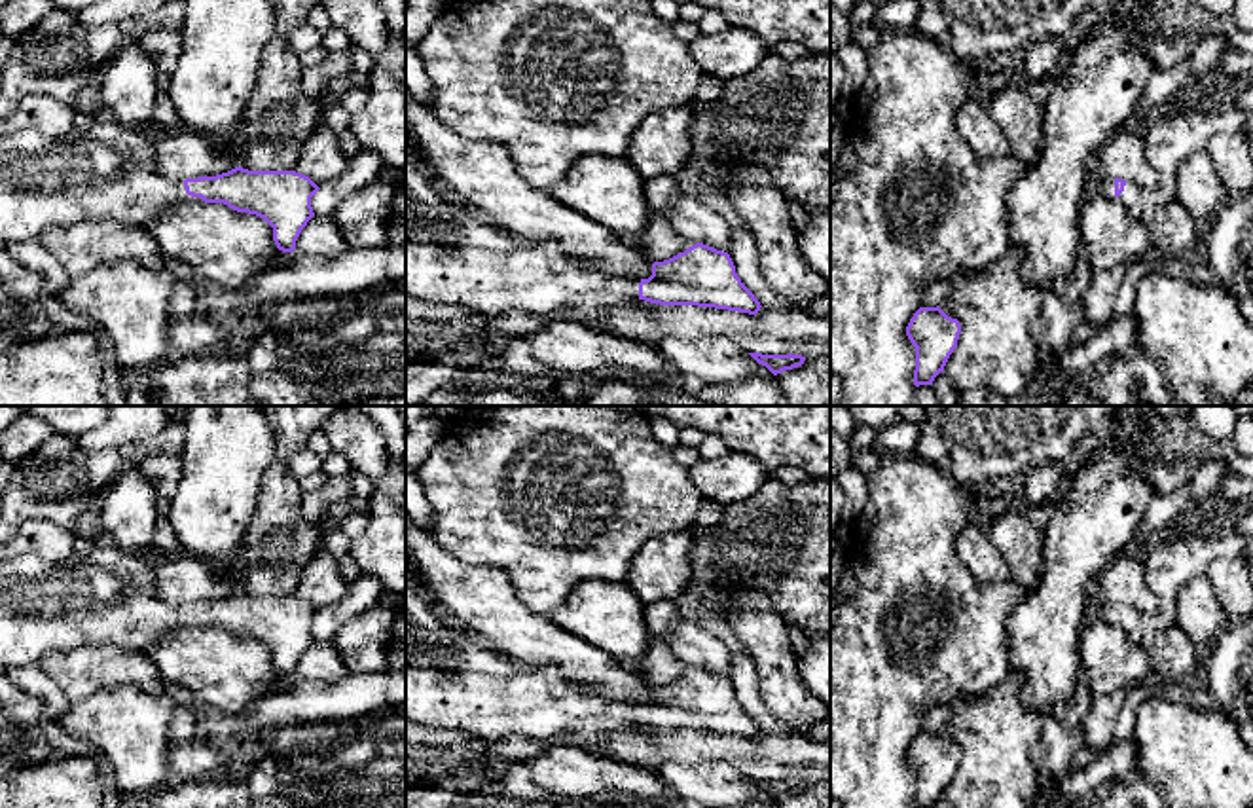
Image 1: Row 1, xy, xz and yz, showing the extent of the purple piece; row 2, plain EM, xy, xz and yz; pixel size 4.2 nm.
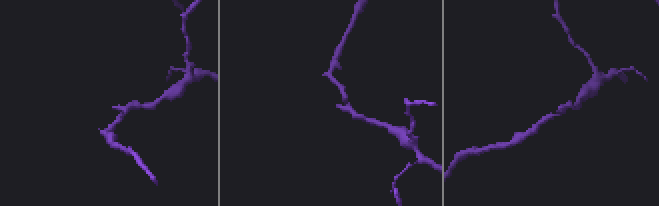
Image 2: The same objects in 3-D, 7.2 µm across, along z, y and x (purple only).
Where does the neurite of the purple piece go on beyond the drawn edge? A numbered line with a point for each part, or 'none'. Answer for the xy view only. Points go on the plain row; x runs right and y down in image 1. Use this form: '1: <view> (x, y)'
1: xy (103, 598)

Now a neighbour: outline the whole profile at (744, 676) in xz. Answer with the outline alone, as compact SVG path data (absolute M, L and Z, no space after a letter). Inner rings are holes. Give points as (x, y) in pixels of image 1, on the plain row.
M732 652L730 683L741 707L754 719L762 732L787 734L787 728L772 715L762 692L756 666L749 654Z

